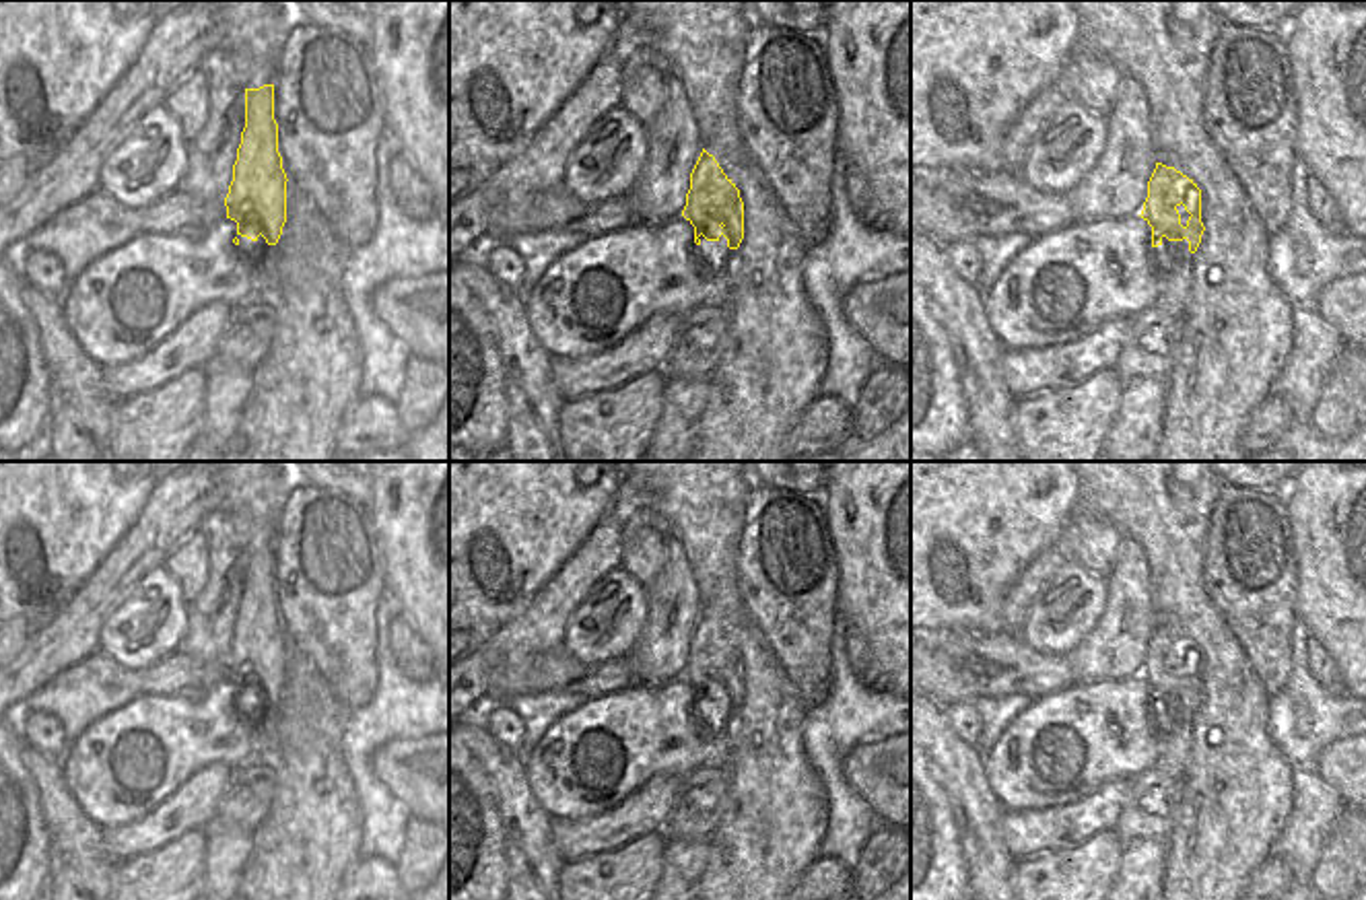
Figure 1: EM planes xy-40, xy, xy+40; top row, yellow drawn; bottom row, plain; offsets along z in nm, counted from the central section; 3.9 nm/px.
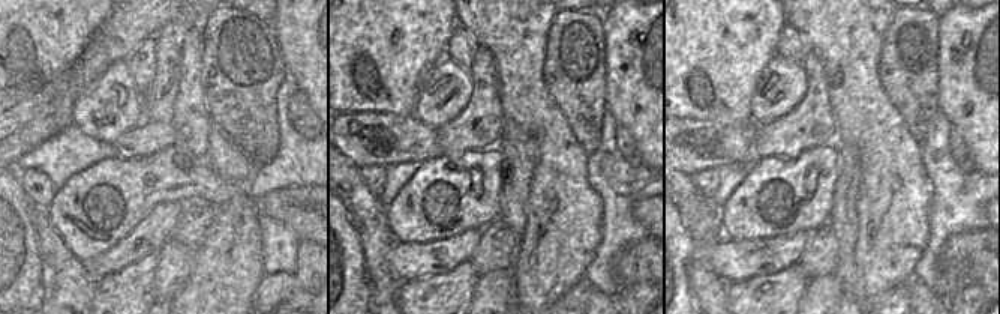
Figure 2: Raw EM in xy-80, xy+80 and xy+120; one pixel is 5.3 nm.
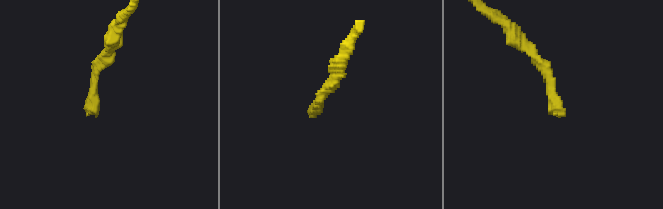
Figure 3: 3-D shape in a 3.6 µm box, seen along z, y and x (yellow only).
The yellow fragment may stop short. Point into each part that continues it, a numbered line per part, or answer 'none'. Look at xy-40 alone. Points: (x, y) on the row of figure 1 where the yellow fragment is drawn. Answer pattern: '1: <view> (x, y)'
none

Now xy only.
1: xy (705, 254)

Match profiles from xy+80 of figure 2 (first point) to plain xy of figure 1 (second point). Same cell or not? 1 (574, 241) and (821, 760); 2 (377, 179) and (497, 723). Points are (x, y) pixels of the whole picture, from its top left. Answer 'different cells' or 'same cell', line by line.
1: different cells
2: same cell

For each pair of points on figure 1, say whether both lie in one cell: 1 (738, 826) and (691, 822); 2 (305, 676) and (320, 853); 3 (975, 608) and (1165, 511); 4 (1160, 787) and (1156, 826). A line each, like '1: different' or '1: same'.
1: different
2: same
3: different
4: same

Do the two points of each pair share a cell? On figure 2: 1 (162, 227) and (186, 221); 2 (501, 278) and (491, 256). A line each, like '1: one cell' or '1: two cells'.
1: two cells
2: two cells

